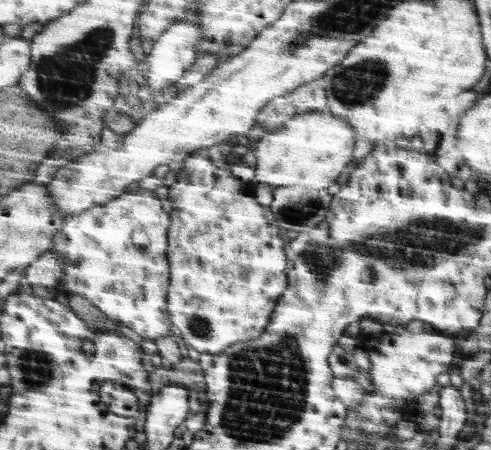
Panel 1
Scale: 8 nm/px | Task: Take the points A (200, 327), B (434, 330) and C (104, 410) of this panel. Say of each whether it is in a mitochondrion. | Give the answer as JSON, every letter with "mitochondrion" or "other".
{"A":"mitochondrion","B":"other","C":"other"}

